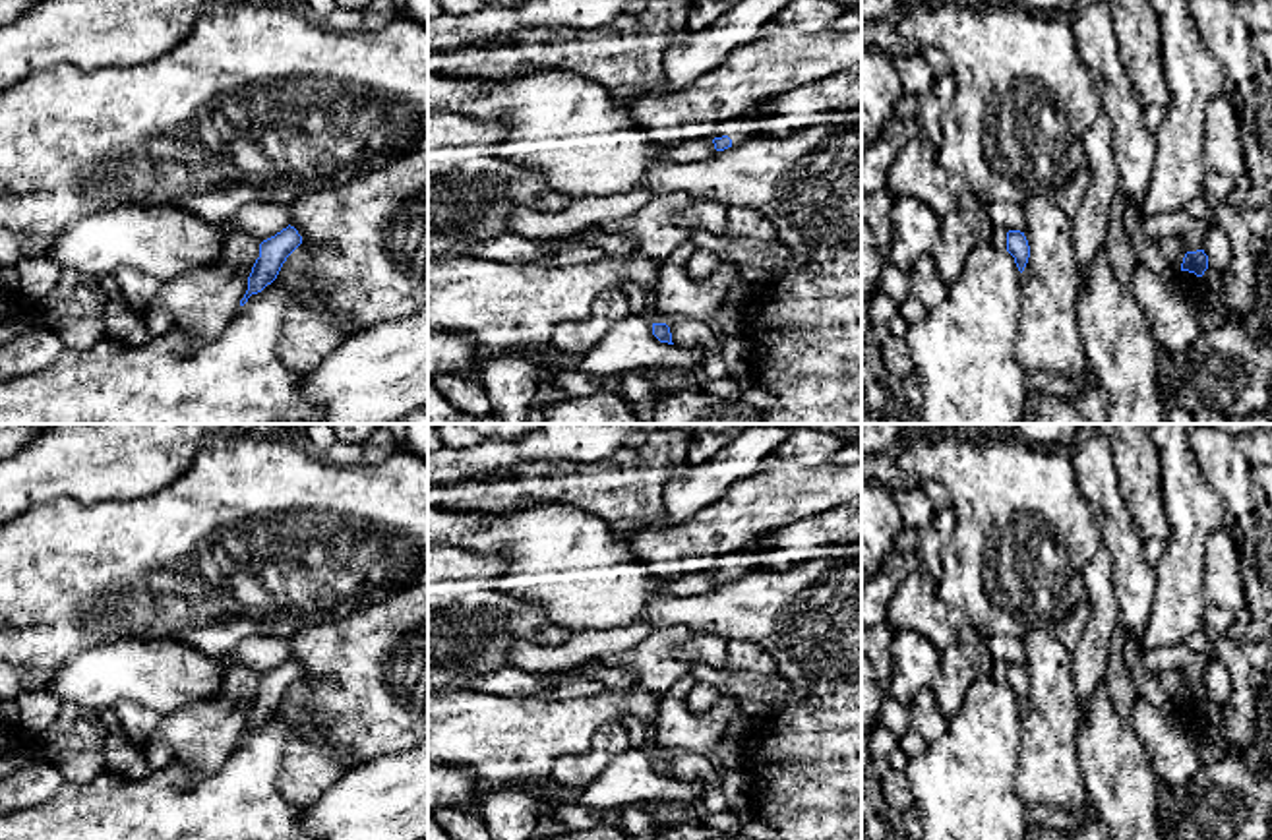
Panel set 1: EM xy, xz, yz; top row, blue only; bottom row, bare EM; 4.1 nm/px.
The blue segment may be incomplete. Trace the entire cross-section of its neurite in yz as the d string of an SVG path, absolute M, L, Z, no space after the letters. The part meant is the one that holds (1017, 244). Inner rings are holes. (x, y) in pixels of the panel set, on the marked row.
M1020 230L1007 232L1007 252L1015 257L1015 263L1022 273L1030 257L1030 246L1024 232Z

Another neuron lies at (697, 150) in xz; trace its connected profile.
M714 137L685 139L674 147L662 147L660 157L666 163L701 163L716 153Z

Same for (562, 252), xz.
M577 232L575 238L548 238L548 252L542 261L548 265L573 265L573 263L594 263L598 259L608 257L602 250L587 244L583 240L583 232Z

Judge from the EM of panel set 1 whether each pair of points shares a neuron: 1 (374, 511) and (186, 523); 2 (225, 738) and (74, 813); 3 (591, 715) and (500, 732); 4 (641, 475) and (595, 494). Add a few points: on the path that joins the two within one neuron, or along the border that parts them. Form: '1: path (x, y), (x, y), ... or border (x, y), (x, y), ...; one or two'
1: path (328, 494), (233, 494); one
2: border (151, 771), (179, 761), (188, 784), (206, 779); two
3: path (568, 726), (523, 732); one
4: path (630, 482), (606, 488); one

